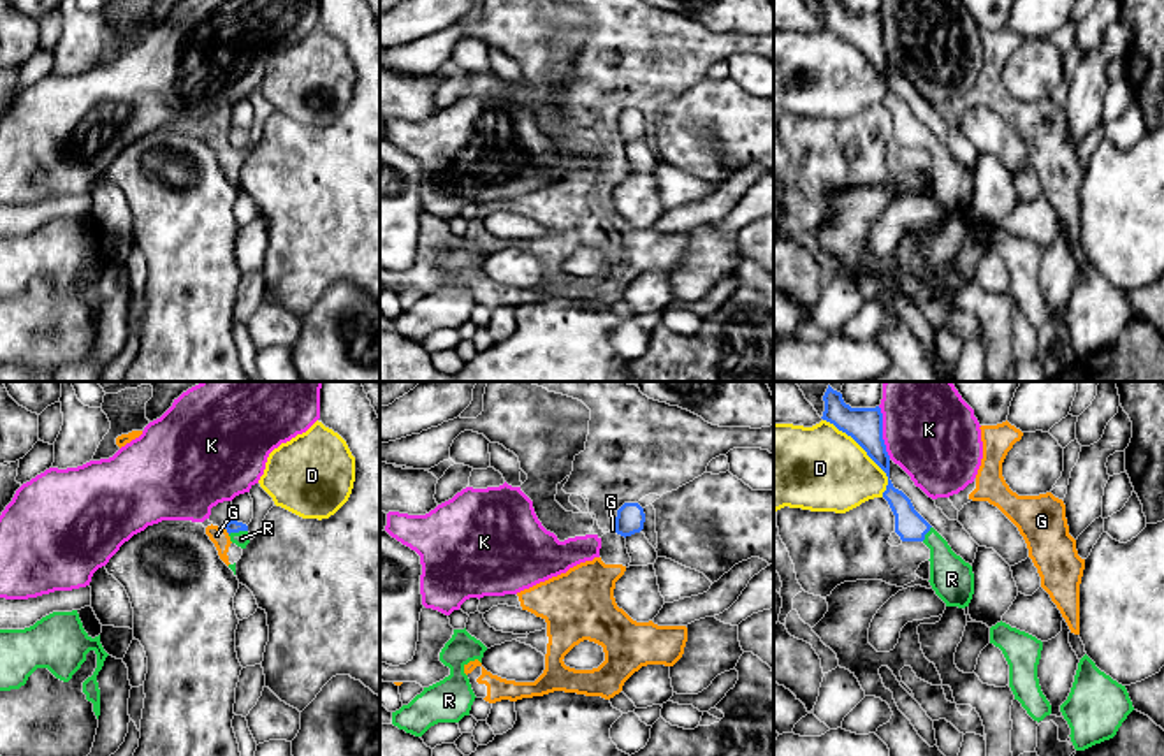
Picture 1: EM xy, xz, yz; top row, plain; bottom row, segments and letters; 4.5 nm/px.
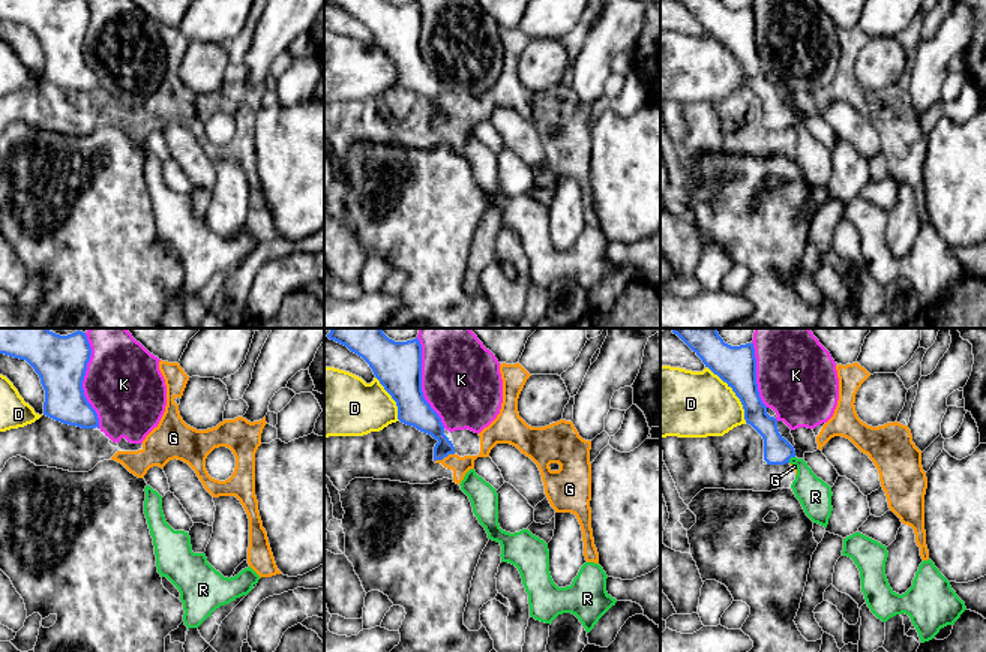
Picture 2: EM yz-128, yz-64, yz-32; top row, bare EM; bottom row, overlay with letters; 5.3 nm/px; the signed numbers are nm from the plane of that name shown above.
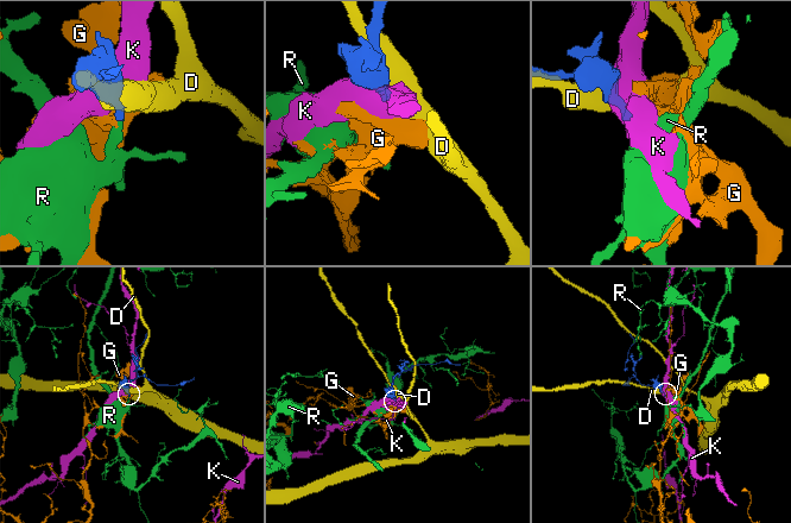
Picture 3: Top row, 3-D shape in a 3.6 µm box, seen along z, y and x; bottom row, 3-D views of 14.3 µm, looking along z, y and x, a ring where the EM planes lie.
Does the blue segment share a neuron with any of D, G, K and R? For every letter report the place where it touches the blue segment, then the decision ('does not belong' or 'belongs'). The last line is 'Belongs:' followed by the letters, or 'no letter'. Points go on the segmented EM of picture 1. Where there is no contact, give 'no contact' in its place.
D: yz (867, 454) | does not belong
G: xy (227, 531) | does not belong
K: yz (881, 433) | does not belong
R: xy (238, 531) | belongs
Belongs: R

